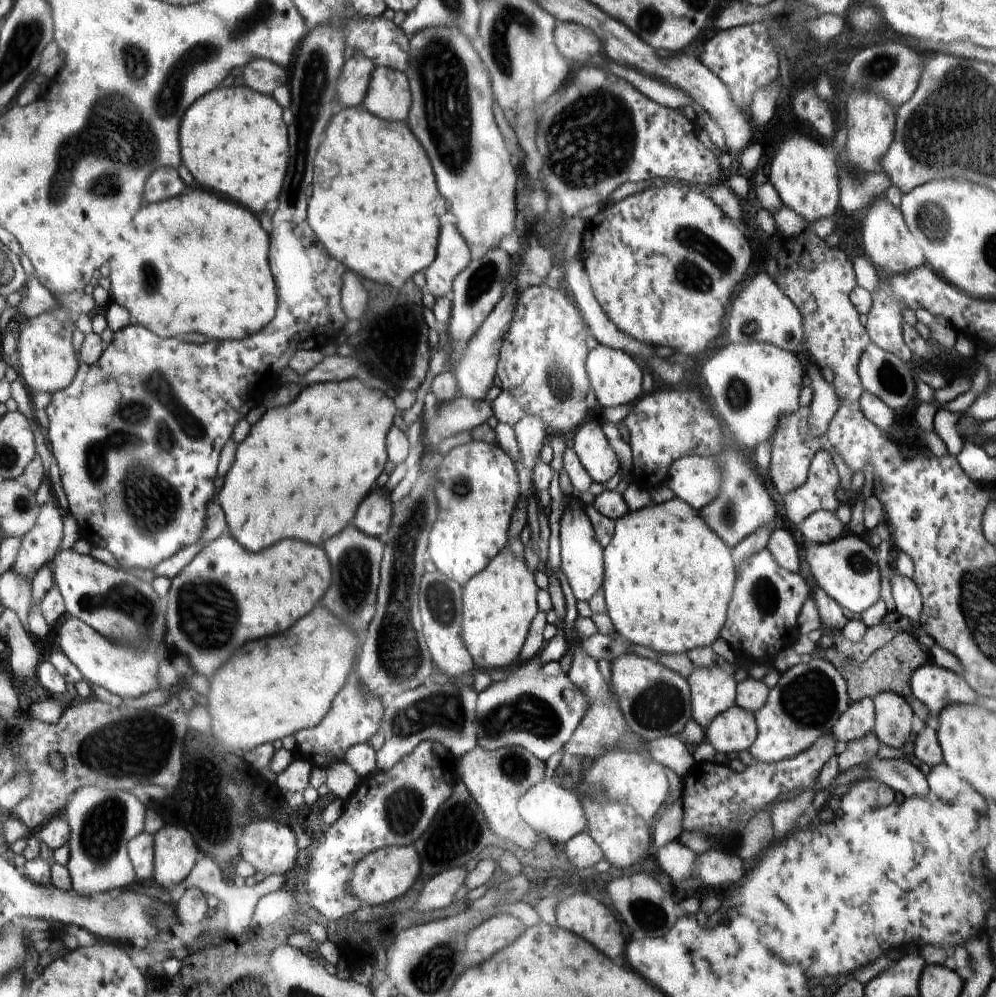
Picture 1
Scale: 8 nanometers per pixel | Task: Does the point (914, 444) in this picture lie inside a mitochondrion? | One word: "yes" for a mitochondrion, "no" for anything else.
no

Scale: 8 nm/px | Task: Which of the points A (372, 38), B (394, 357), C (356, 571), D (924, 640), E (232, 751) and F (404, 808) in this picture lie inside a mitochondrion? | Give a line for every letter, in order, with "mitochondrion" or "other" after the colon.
A: other
B: mitochondrion
C: mitochondrion
D: other
E: other
F: mitochondrion

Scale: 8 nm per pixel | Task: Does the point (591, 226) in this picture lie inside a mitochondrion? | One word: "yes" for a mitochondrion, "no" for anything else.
no

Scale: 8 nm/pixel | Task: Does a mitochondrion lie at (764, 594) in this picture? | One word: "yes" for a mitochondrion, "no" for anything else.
yes

